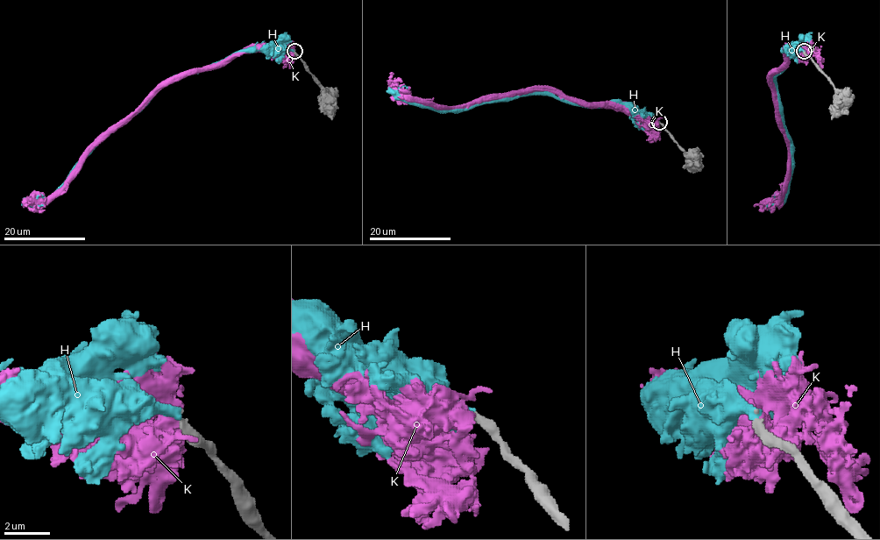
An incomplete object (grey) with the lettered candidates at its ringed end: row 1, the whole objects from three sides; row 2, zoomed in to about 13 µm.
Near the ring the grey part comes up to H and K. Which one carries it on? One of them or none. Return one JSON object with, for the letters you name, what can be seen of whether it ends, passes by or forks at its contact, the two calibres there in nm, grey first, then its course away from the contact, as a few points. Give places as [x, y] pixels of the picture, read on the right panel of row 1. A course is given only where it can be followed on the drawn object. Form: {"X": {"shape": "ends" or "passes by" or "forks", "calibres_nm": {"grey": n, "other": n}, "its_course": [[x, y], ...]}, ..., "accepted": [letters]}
{"H": {"shape": "ends", "calibres_nm": {"grey": 400, "other": 440}, "its_course": [[804, 52], [785, 50], [785, 66], [777, 75], [791, 179], [784, 199], [773, 203]]}, "accepted": ["H"]}

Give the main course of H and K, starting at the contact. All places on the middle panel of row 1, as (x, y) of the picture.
H: (659, 123), (620, 105), (571, 104), (542, 95), (431, 110), (409, 102), (398, 89), (405, 87), (409, 92)
K: (659, 123), (547, 90), (430, 106), (409, 96), (391, 80), (393, 72)

